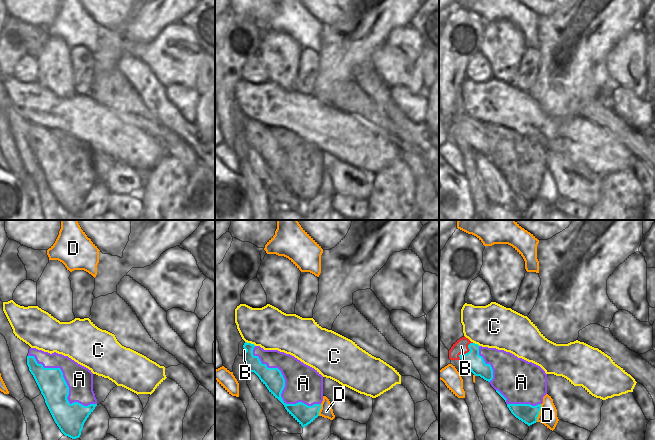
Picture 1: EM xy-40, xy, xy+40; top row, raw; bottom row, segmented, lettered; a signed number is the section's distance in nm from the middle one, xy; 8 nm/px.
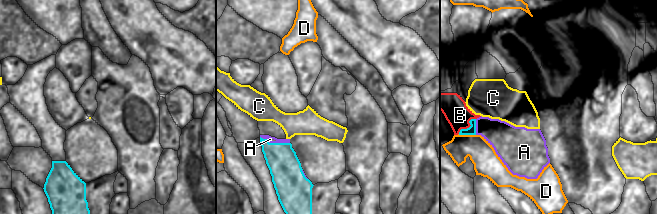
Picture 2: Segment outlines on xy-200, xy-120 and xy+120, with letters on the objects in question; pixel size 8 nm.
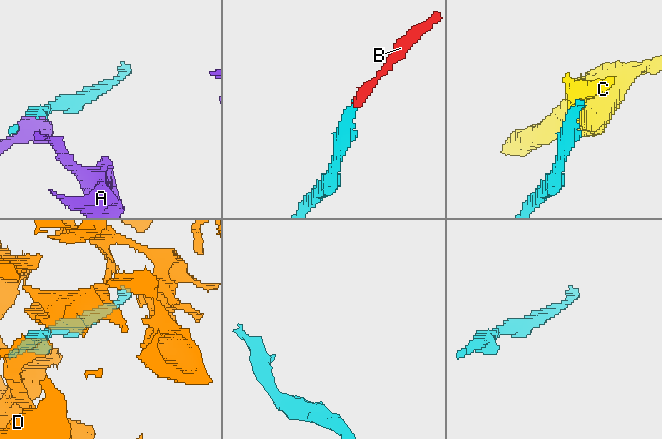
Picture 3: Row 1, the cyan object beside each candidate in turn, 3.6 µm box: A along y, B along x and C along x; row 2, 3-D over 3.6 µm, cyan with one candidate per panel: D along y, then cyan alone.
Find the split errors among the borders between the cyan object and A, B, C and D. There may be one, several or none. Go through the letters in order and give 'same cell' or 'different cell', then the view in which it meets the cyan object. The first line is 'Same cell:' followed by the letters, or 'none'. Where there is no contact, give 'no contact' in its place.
Same cell: none
A: different cell; contact in xy
B: different cell; contact in xy+40
C: different cell; contact in xy
D: different cell; contact in xy+40

